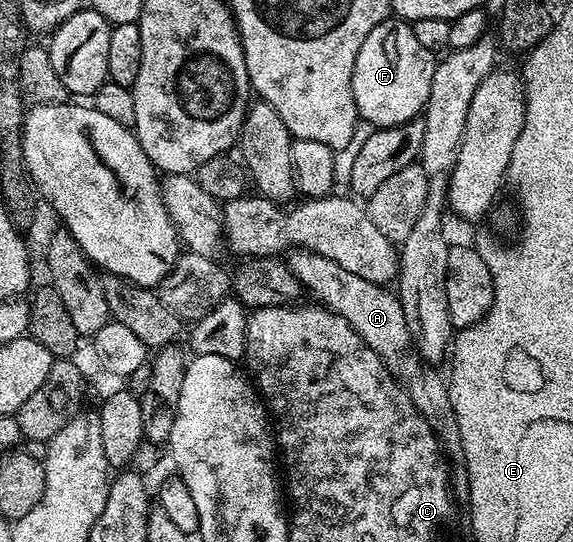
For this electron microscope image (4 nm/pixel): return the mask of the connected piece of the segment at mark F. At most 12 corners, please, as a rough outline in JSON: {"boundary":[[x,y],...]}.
{"boundary":[[383,19],[354,61],[356,113],[373,128],[425,110],[437,56],[412,23]]}

